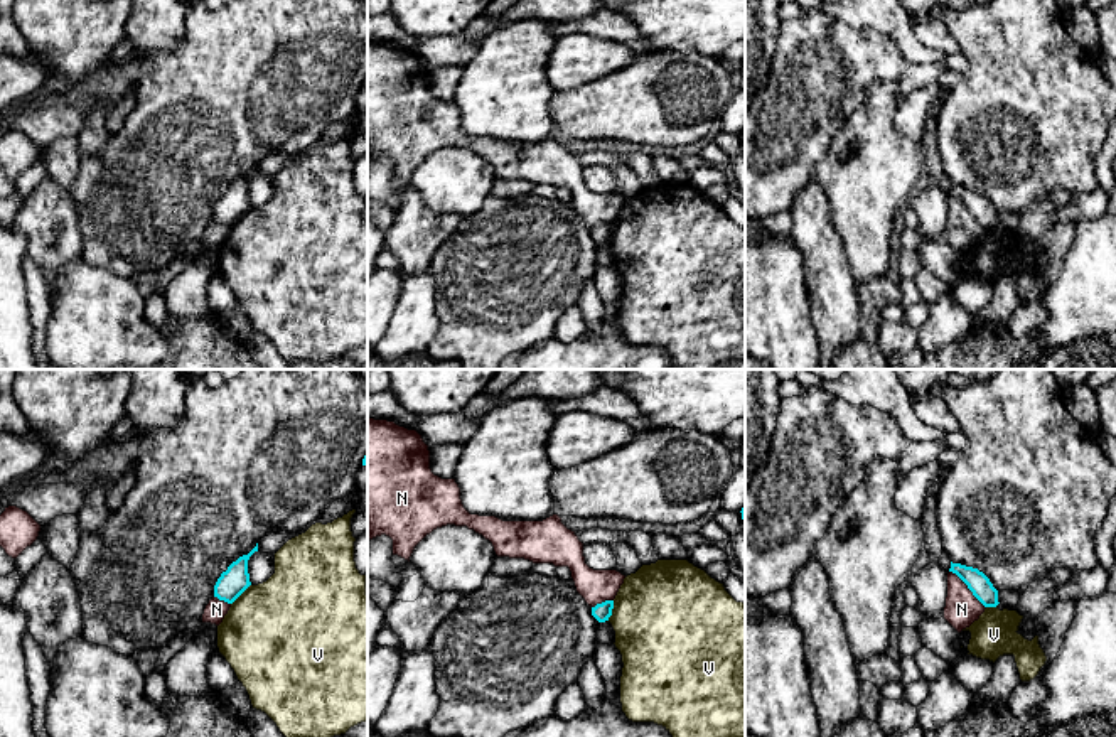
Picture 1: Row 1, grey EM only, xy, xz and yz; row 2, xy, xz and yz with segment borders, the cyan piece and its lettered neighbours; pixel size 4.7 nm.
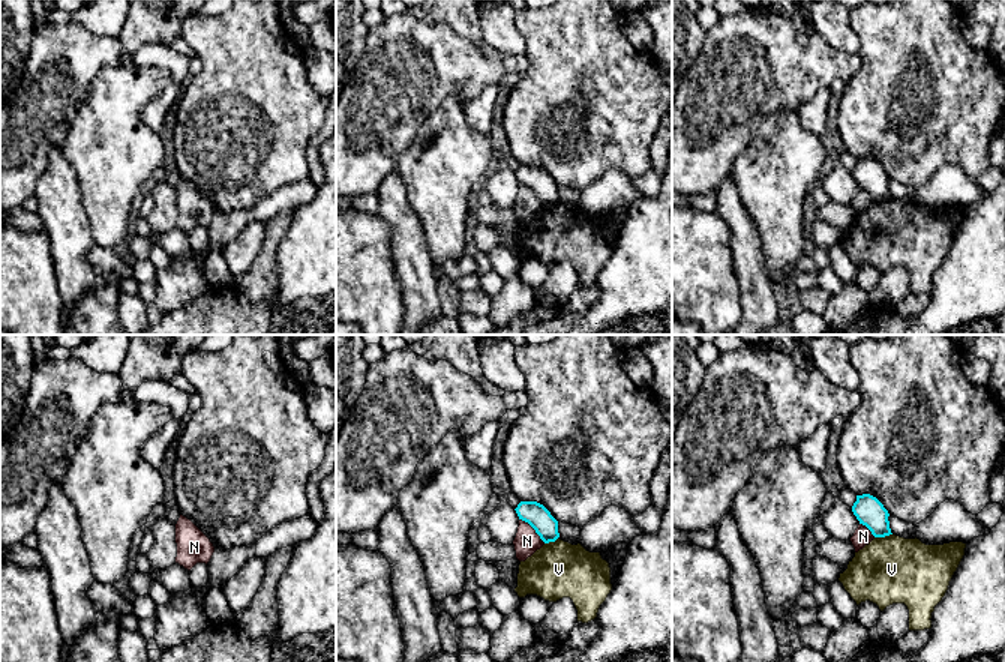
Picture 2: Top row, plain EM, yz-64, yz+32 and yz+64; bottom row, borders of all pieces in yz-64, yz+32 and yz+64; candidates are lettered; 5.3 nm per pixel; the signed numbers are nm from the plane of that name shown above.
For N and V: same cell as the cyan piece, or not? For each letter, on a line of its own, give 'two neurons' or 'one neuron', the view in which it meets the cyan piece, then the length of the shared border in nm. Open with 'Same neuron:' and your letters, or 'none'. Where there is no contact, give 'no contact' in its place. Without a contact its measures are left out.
Same neuron: none
N: two neurons | yz | 260 nm
V: two neurons | xz | 110 nm

